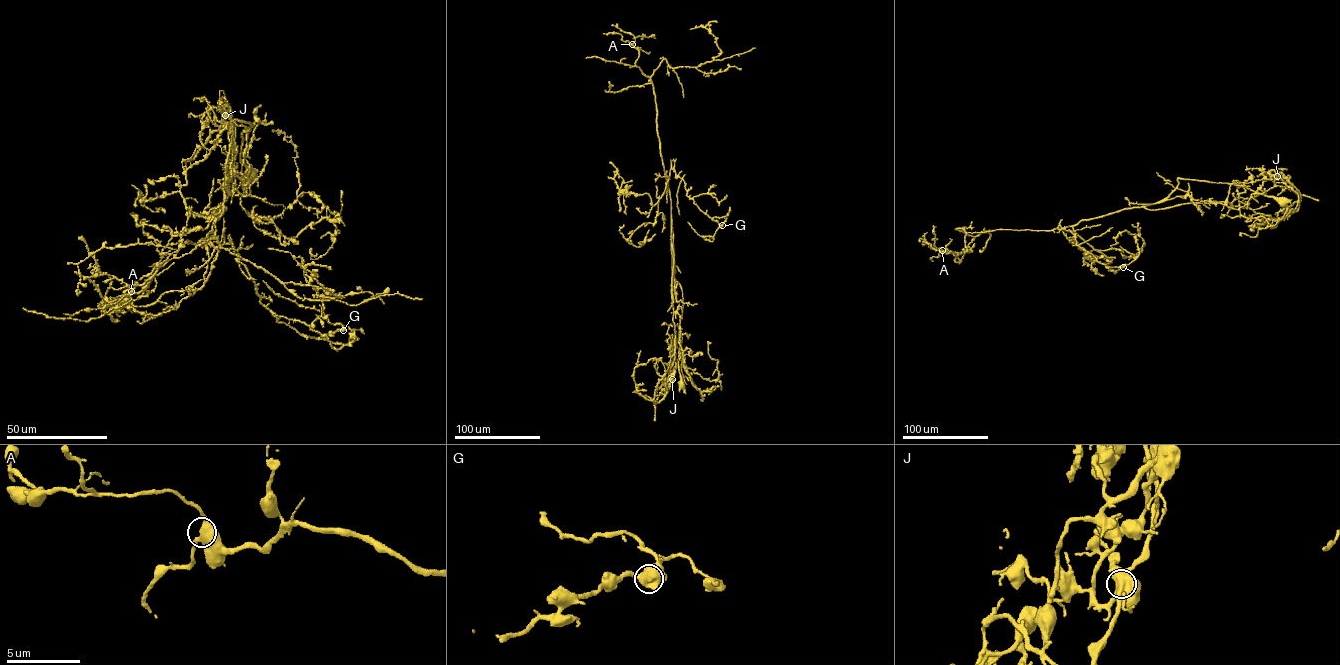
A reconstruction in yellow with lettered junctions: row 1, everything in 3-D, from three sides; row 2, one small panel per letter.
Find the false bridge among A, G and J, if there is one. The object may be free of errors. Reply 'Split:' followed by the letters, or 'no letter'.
Split: J

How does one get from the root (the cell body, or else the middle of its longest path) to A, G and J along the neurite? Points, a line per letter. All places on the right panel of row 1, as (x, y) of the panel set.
A: (1282, 203), (1243, 186), (1178, 178), (1177, 187), (1155, 203), (1050, 230), (985, 231), (963, 253), (942, 250)
G: (1282, 203), (1243, 186), (1178, 178), (1159, 201), (1081, 220), (1066, 231), (1097, 262), (1123, 267)
J: (1282, 203), (1243, 186), (1178, 178), (1168, 196), (1143, 206), (1247, 207), (1262, 182), (1277, 176)

